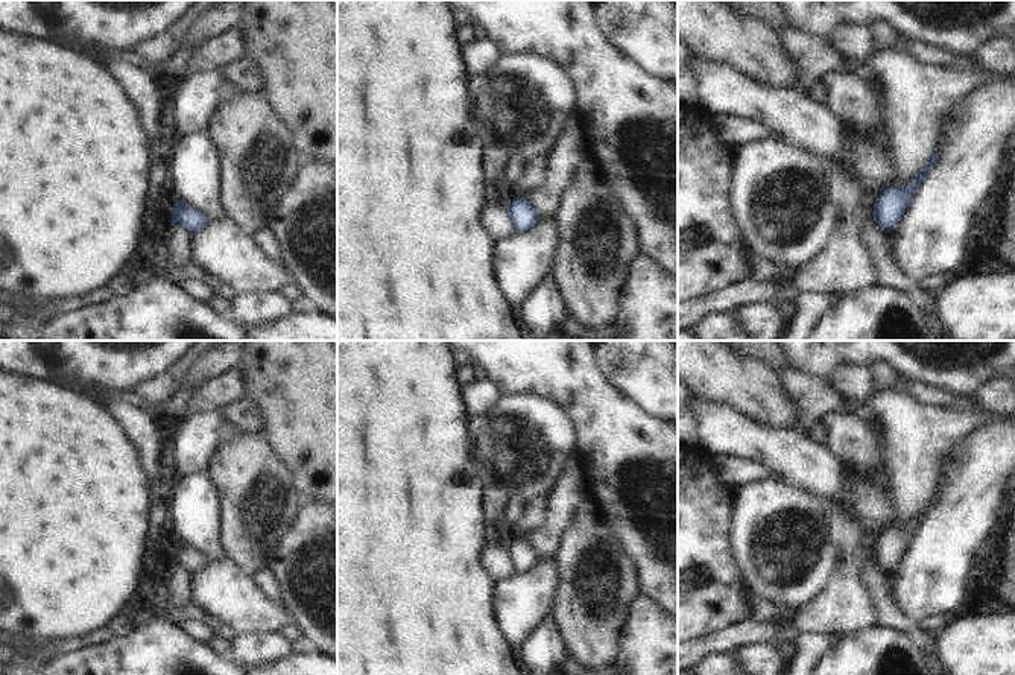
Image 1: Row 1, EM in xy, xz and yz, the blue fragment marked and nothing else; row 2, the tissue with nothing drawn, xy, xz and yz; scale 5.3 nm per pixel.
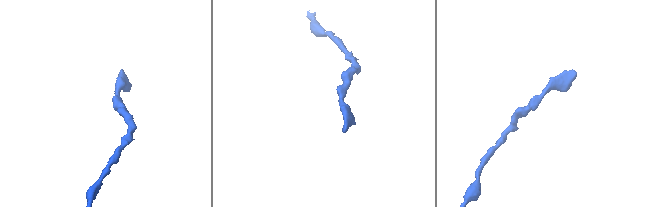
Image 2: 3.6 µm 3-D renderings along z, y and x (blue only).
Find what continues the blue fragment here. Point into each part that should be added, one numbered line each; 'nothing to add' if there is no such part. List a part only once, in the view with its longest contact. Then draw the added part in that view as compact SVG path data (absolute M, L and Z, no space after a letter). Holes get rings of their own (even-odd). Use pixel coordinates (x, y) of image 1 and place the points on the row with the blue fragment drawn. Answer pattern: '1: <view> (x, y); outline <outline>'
nothing to add

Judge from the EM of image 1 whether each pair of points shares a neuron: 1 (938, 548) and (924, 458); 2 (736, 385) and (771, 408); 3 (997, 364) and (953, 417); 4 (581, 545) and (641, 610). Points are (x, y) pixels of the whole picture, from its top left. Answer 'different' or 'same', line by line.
1: different
2: same
3: different
4: different

